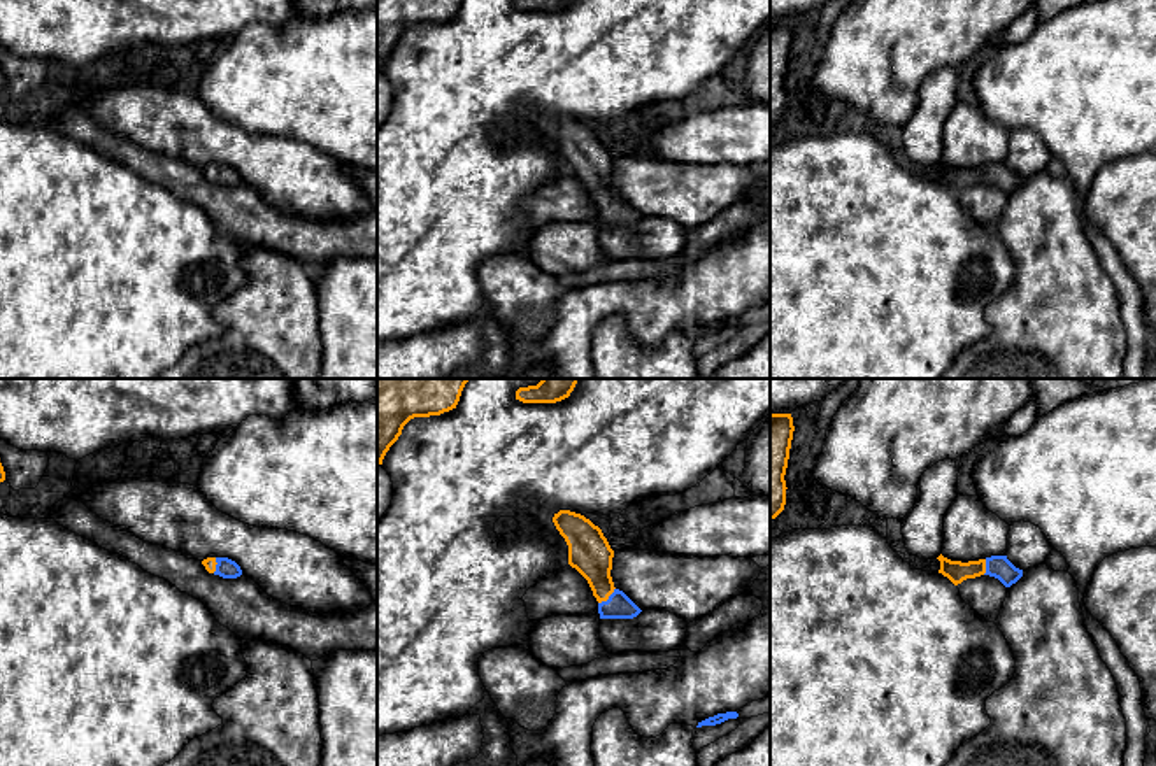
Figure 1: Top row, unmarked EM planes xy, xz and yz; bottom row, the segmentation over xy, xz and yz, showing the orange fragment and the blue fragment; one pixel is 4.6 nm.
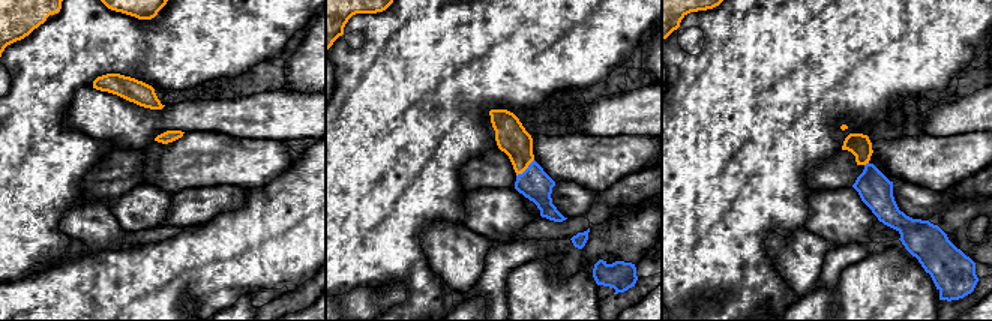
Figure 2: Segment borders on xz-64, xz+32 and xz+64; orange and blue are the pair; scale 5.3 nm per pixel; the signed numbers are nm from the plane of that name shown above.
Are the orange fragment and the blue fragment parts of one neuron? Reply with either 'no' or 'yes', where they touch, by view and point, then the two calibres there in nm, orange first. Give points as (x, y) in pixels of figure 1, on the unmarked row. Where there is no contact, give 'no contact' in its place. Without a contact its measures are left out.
yes | xz (607, 205) | 190/120 nm

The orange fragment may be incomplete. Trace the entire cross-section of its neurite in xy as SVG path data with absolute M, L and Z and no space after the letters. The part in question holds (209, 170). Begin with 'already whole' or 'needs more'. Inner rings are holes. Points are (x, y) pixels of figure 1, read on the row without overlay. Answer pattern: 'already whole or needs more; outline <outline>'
needs more; outline M207 165L202 168L209 181L219 182L223 186L237 186L242 182L240 174L228 165Z

